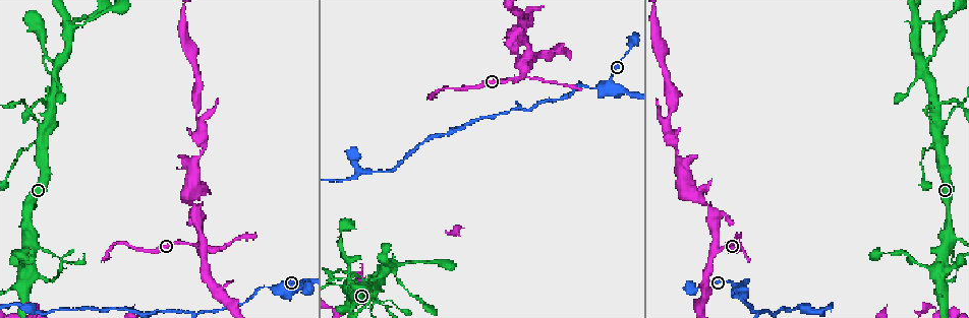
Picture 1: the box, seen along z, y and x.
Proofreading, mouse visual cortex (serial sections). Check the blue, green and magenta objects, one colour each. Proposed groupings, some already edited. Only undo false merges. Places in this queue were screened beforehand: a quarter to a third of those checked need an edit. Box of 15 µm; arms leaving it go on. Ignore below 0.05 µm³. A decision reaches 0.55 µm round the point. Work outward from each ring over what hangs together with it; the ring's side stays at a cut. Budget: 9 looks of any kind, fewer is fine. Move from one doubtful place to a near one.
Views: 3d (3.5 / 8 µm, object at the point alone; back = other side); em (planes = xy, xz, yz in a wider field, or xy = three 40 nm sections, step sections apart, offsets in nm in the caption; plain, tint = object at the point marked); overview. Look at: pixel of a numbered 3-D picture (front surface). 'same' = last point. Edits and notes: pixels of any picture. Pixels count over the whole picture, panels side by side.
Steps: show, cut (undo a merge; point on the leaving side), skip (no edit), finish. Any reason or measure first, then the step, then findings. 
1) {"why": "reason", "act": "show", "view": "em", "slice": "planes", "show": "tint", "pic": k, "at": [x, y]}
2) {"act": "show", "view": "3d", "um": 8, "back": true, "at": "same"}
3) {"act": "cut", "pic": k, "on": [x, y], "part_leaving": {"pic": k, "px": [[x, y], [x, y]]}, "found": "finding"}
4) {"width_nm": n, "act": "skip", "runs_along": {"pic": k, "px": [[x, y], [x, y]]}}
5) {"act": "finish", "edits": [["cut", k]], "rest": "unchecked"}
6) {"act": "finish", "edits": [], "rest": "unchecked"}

{"why": "abrupt turn", "act": "show", "view": "3d", "um": 8, "pic": 1, "at": [716, 252]}

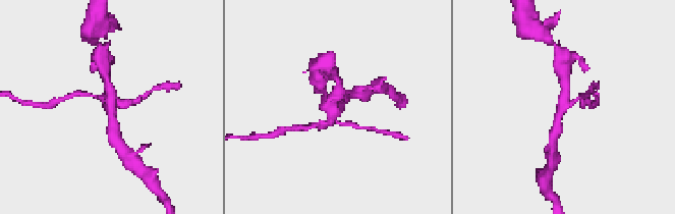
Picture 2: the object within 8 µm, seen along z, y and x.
{"arms": 4, "arm_widths_nm": [150, 150, 300, 350], "why": "need the tissue", "act": "show", "view": "em", "slice": "xy", "step": 1, "show": "tint", "pic": 2, "at": [103, 107]}

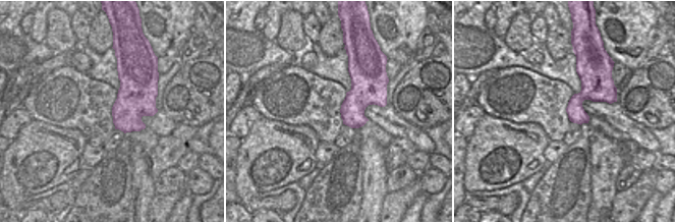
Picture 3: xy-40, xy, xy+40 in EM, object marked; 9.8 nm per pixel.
{"act": "skip", "runs_along": {"pic": 2, "px": [[316, 124], [330, 119], [334, 105]]}, "found": "continuous, no second cell"}

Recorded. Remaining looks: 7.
{"why": "three arms meet", "act": "show", "view": "3d", "um": 3.5, "back": true, "pic": 1, "at": [279, 289]}

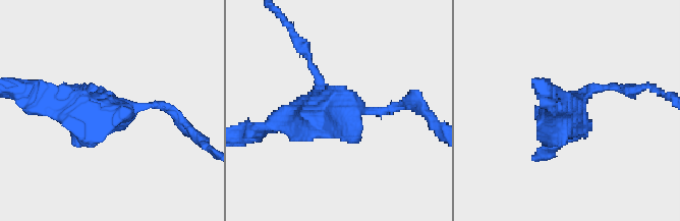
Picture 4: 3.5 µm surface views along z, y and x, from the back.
{"why": "need the tissue", "act": "show", "view": "em", "slice": "xy", "step": 5, "show": "tint", "pic": 4, "at": [334, 109]}

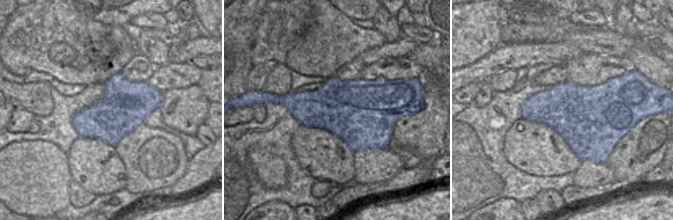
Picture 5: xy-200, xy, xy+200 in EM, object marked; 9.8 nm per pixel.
{"act": "skip", "found": "continuous, no second cell"}

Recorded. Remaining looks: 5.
{"why": "four arms meet", "act": "show", "view": "em", "slice": "xy", "step": 1, "show": "tint", "pic": 1, "at": [41, 144]}

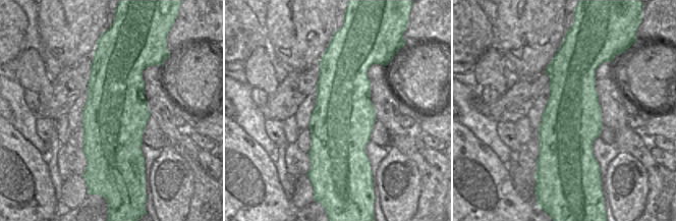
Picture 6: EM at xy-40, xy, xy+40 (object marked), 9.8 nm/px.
{"act": "show", "view": "3d", "um": 3.5, "at": "same"}

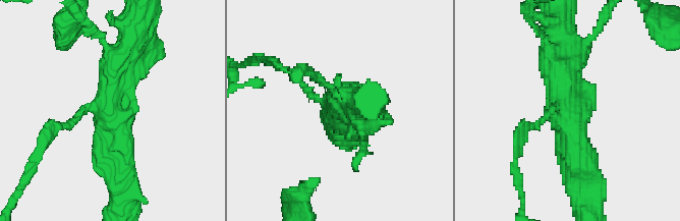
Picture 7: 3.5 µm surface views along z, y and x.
{"act": "skip", "found": "one cell here"}

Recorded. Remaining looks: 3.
{"why": "thick turns thin", "act": "show", "view": "3d", "um": 8, "pic": 1, "at": [47, 280]}

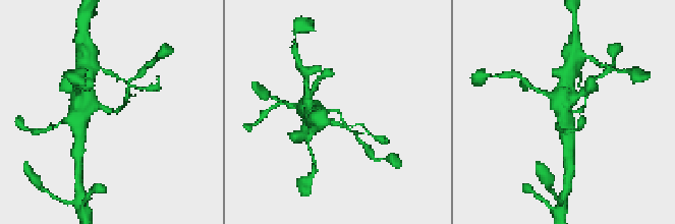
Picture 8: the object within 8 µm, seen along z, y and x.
{"why": "zoom in", "act": "show", "view": "3d", "um": 3.5, "pic": 8, "at": [335, 111]}

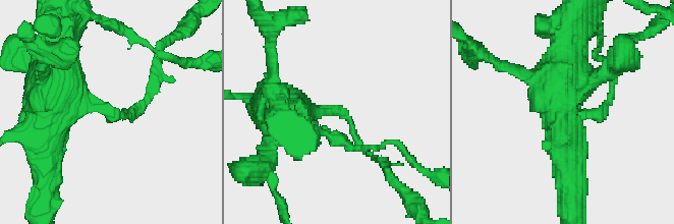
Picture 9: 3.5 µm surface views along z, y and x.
{"act": "show", "view": "em", "slice": "xy", "step": 3, "show": "tint", "pic": 9, "at": [337, 114]}

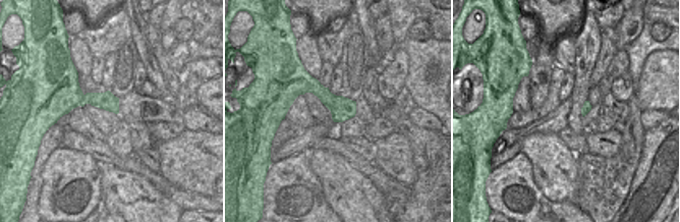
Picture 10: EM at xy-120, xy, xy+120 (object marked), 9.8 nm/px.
{"arm_widths_nm": [150, 450], "act": "skip", "runs_along": {"pic": 9, "px": [[293, 104], [343, 114], [375, 159]]}, "found": "all the same cell"}

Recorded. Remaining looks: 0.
{"act": "finish", "edits": [], "rest": "unchecked"}

